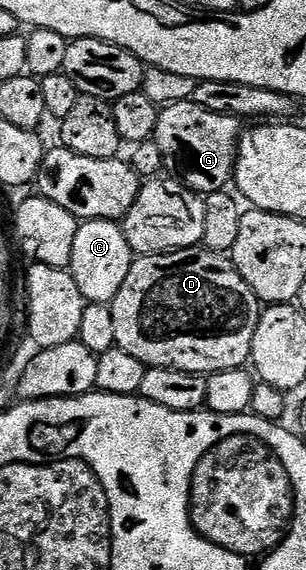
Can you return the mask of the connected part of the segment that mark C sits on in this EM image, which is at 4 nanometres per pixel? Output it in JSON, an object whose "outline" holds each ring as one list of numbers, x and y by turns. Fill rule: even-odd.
{"outline":[[107,220,82,221,75,232,75,248,71,248,71,264,67,269,73,275,75,284,79,284,79,292,86,303,111,304,115,296,119,296,123,280,127,280,127,272,131,272,134,257,124,229,118,223]]}

